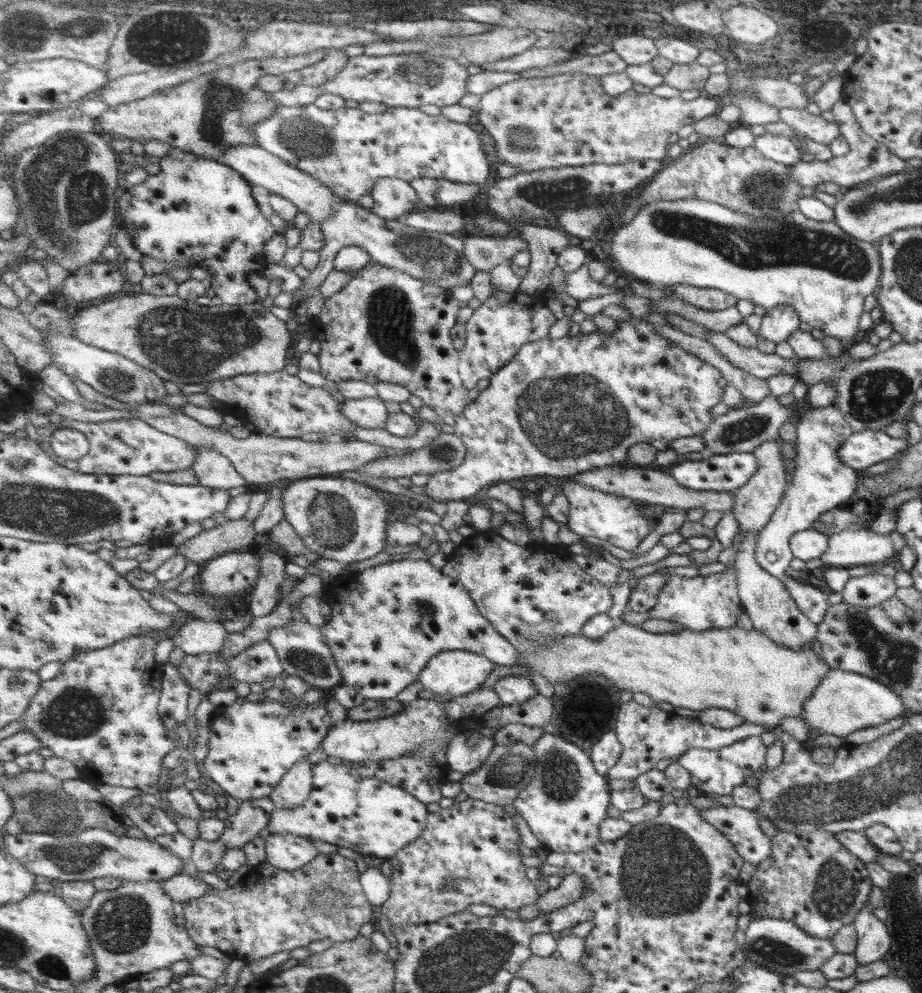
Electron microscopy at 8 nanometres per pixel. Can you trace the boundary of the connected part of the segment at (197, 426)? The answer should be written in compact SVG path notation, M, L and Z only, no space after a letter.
M158 402L140 403L133 411L138 418L152 424L166 434L177 436L197 448L206 446L212 450L222 452L228 456L240 473L246 477L248 484L271 484L276 480L300 480L308 477L336 476L348 470L360 469L362 465L392 456L407 456L412 454L412 449L394 449L372 442L361 441L352 438L350 441L344 440L319 440L309 441L308 438L284 438L272 436L262 432L253 432L248 438L238 438L231 433L230 429L224 431L218 427L211 427L193 416L180 410L180 407L168 406L168 404Z

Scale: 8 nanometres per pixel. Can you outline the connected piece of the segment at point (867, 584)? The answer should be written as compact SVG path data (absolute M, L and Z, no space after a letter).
M880 572L850 577L842 590L843 601L850 605L873 607L896 594L894 578Z

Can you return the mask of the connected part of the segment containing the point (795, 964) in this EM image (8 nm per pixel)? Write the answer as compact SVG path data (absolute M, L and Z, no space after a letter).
M759 918L750 921L745 930L744 952L747 953L749 963L765 967L780 975L792 975L804 970L814 972L836 954L836 947L830 939L821 939L808 935L804 929L793 922L780 919Z

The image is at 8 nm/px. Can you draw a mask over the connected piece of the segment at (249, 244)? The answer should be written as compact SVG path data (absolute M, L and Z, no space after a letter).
M188 151L182 160L167 154L160 163L160 174L128 187L120 197L121 225L132 229L136 249L161 262L182 264L186 260L210 271L213 294L225 304L259 303L260 296L246 277L267 270L265 249L278 233L262 214L252 183L226 163Z

